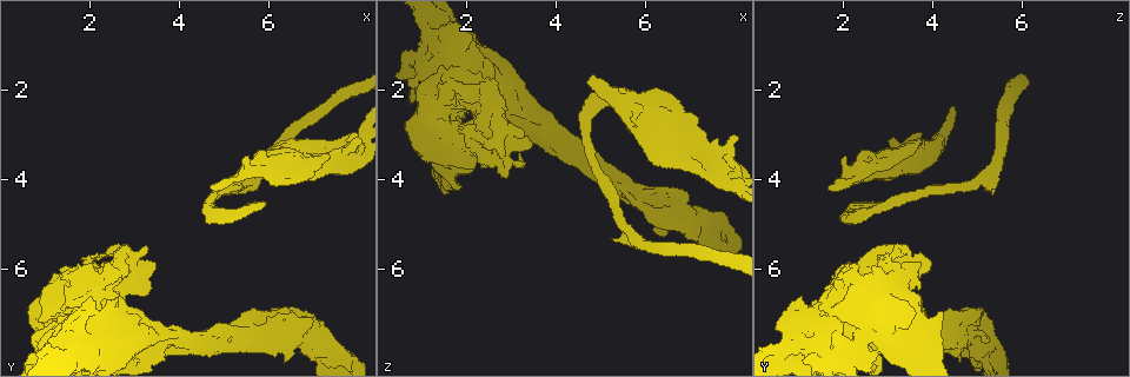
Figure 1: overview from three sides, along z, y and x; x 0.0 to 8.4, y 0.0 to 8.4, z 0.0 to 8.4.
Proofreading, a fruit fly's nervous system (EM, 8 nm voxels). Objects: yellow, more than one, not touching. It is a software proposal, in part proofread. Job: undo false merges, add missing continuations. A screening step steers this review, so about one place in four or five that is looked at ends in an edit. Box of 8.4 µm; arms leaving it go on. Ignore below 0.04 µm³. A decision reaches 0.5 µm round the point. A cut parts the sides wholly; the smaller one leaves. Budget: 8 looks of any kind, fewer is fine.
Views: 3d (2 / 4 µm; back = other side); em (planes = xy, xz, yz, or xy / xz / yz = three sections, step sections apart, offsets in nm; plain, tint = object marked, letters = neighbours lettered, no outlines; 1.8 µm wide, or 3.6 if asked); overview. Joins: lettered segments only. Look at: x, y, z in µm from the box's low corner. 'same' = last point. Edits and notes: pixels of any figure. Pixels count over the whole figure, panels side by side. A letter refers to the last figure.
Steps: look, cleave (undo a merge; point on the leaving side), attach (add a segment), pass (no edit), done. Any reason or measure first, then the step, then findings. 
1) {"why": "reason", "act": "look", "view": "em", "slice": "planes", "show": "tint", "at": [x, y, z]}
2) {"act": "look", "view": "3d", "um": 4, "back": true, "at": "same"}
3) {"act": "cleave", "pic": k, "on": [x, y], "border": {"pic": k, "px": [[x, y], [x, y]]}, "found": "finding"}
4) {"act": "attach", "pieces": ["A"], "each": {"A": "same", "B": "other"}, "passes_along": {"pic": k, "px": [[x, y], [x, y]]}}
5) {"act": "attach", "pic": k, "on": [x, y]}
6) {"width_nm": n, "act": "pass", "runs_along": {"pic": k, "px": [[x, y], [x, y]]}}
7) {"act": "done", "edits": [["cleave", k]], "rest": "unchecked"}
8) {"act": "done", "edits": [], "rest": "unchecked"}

{"why": "an open end", "act": "look", "view": "em", "slice": "planes", "show": "letters", "at": [5.25, 4.25, 5.30]}

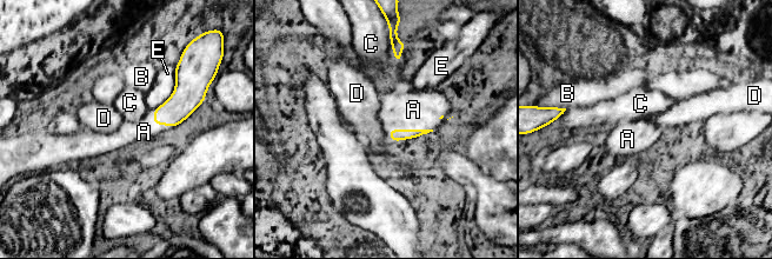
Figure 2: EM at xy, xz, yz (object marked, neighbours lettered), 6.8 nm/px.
{"act": "attach", "pic": 2, "on": [413, 110], "each": {"A": "same", "B": "other", "C": "other", "D": "other", "E": "other"}, "found": "the cell continues"}

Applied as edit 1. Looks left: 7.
{"why": "redraw", "act": "look", "view": "overview"}

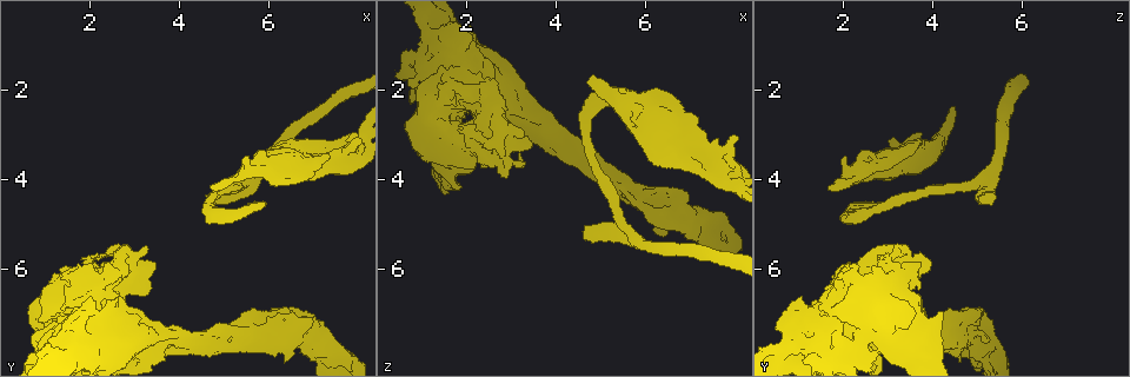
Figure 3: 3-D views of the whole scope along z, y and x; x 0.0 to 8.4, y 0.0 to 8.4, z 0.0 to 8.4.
{"why": "an open end", "act": "look", "view": "3d", "um": 4, "back": true, "at": [4.80, 4.10, 1.65]}

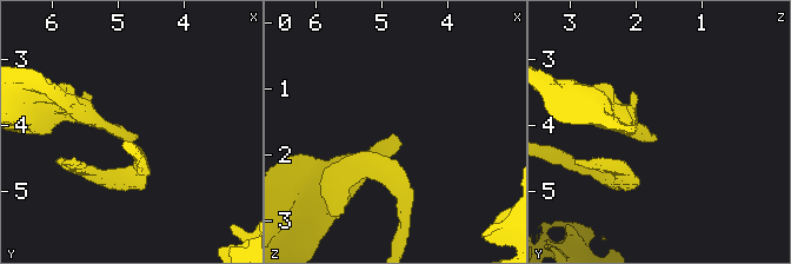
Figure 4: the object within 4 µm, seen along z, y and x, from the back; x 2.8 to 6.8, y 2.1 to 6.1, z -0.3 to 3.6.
{"act": "look", "view": "em", "slice": "xy", "step": 4, "show": "tint", "at": [4.75, 4.15, 1.70]}

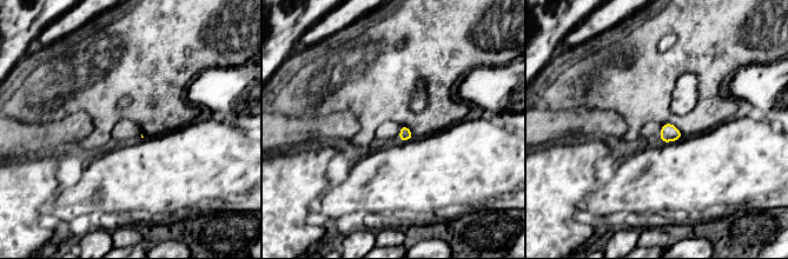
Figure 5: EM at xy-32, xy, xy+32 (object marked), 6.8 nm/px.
{"why": "what lies round it", "act": "look", "view": "em", "slice": "xy", "step": 4, "show": "letters", "at": "same"}

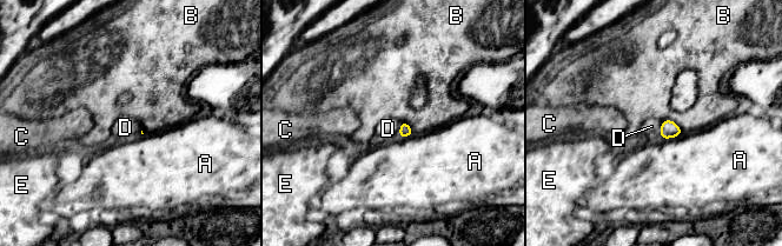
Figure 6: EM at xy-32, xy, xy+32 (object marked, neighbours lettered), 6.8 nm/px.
{"longest_contact_nm": ["B", 180], "act": "pass", "each": {"A": "other", "B": "other", "C": "other", "D": "other", "E": "other"}, "border": {"pic": 6, "px": [[662, 121], [658, 135]]}, "found": "no lettered segment goes on from it"}

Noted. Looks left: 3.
{"why": "sharp bend", "act": "look", "view": "3d", "um": 4, "back": true, "at": [6.65, 7.25, 4.75]}

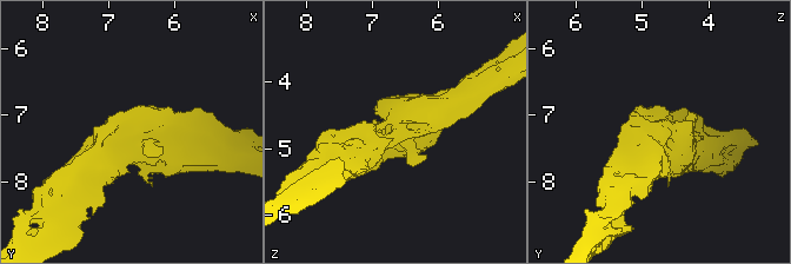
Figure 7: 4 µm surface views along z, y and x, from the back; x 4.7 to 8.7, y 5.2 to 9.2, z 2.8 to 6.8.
{"act": "look", "view": "em", "slice": "xz", "step": 4, "show": "tint", "at": [6.60, 7.25, 4.75]}

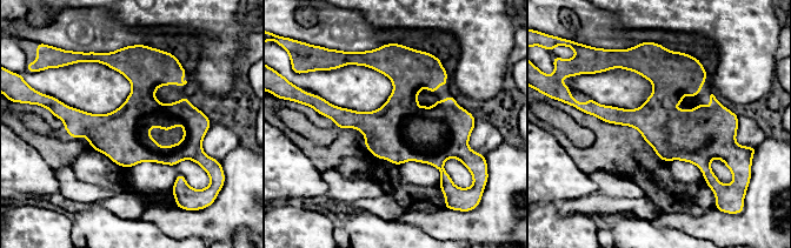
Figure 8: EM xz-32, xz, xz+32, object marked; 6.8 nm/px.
{"why": "another direction", "act": "look", "view": "em", "slice": "planes", "show": "letters", "at": "same"}

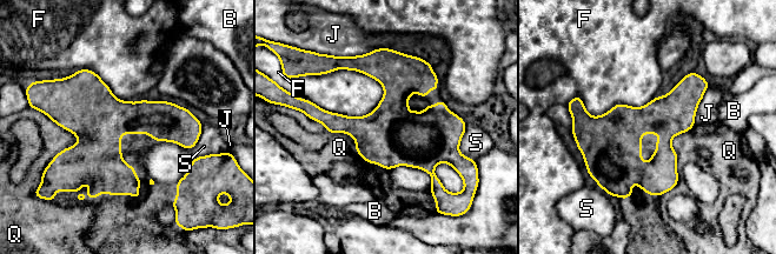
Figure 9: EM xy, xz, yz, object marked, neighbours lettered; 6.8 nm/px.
{"act": "pass", "each": {"B": "other", "F": "other", "J": "other", "Q": "other", "S": "other"}, "border": {"pic": 9, "px": [[305, 114], [390, 171]]}, "found": "all the same cell"}

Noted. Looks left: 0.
{"act": "done", "edits": [["attach", 2]], "rest": "unchecked"}

